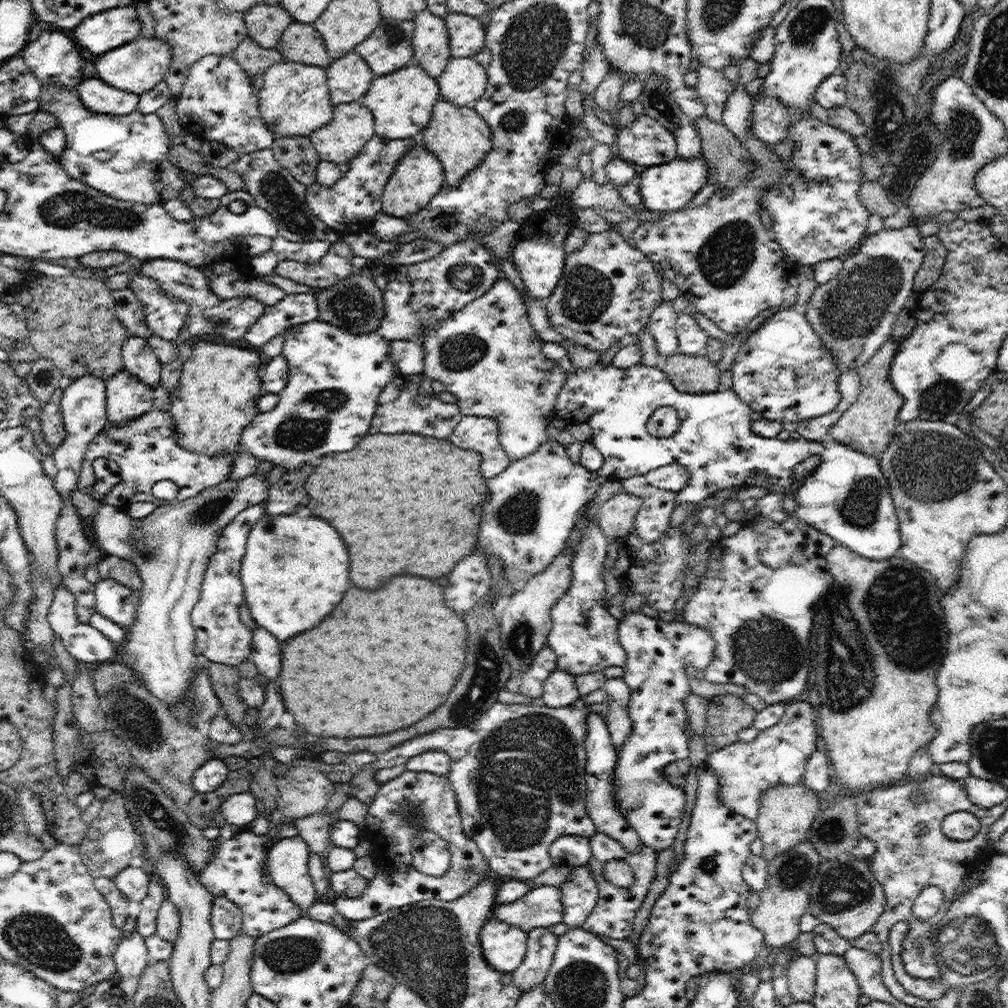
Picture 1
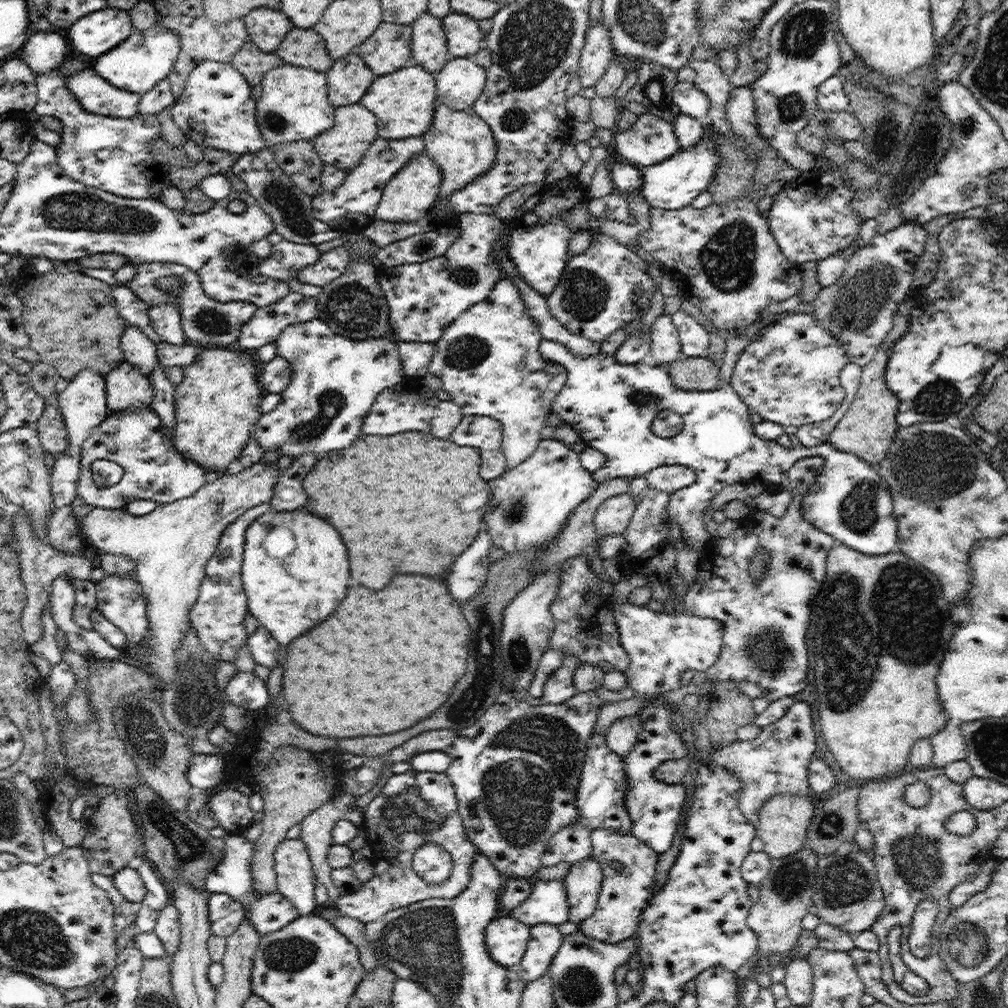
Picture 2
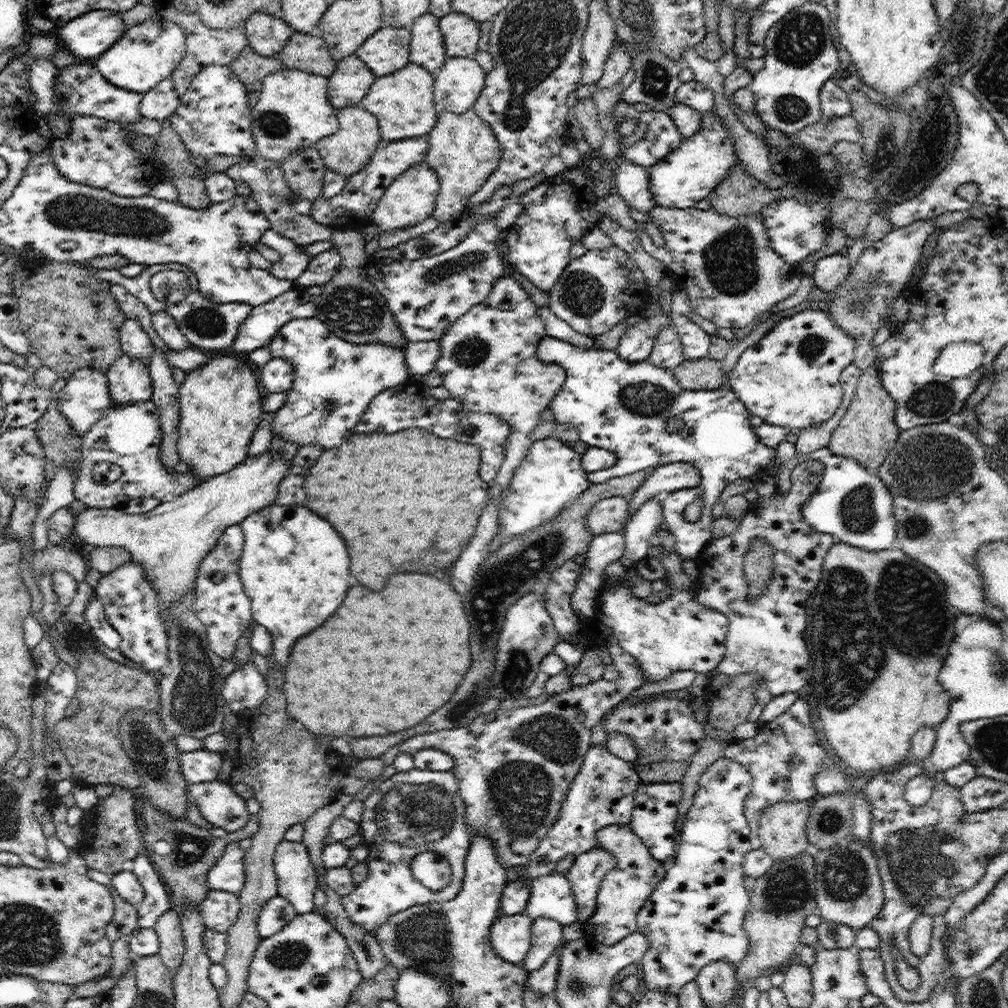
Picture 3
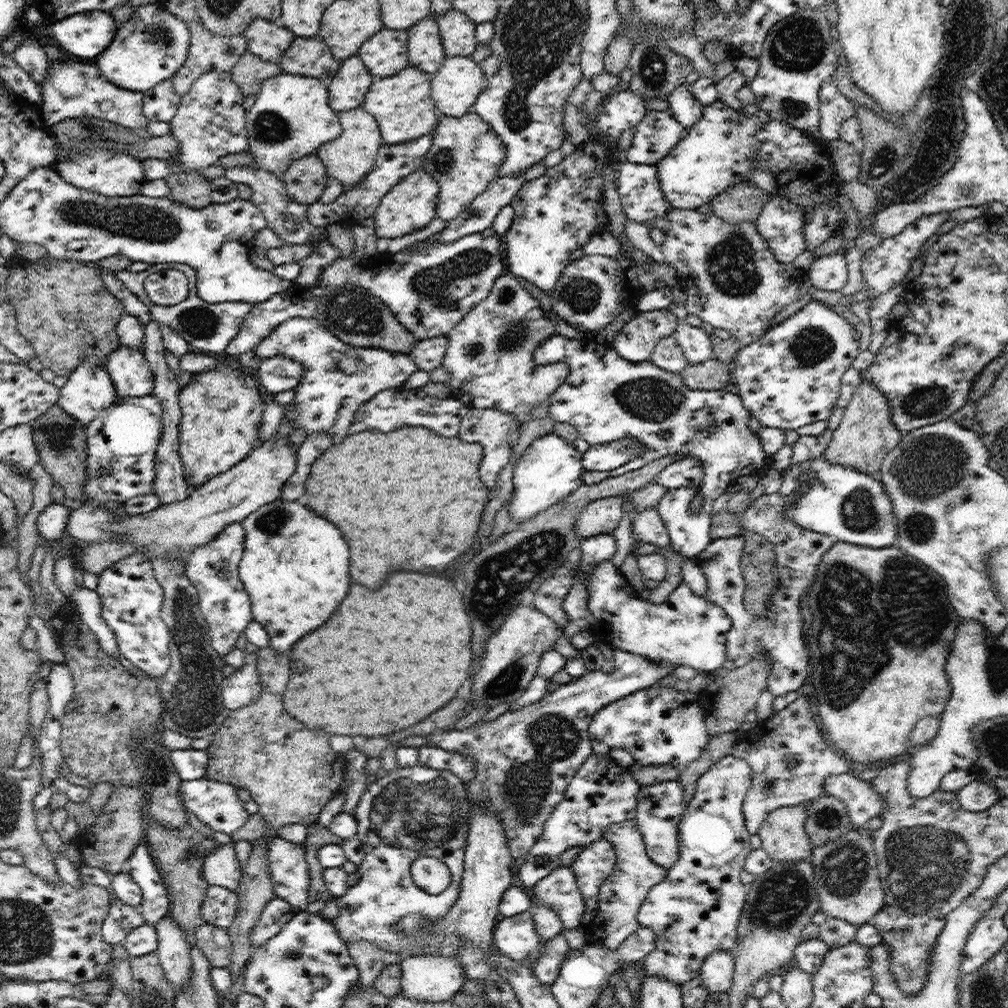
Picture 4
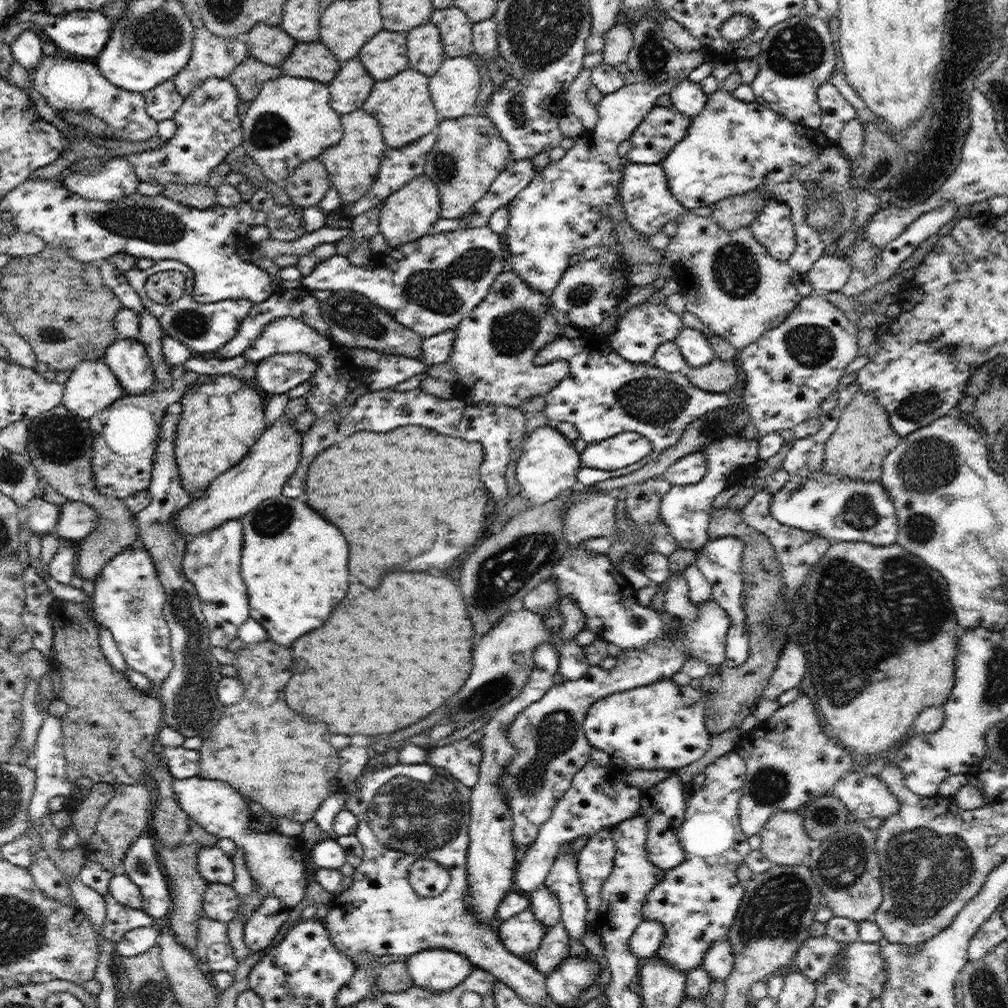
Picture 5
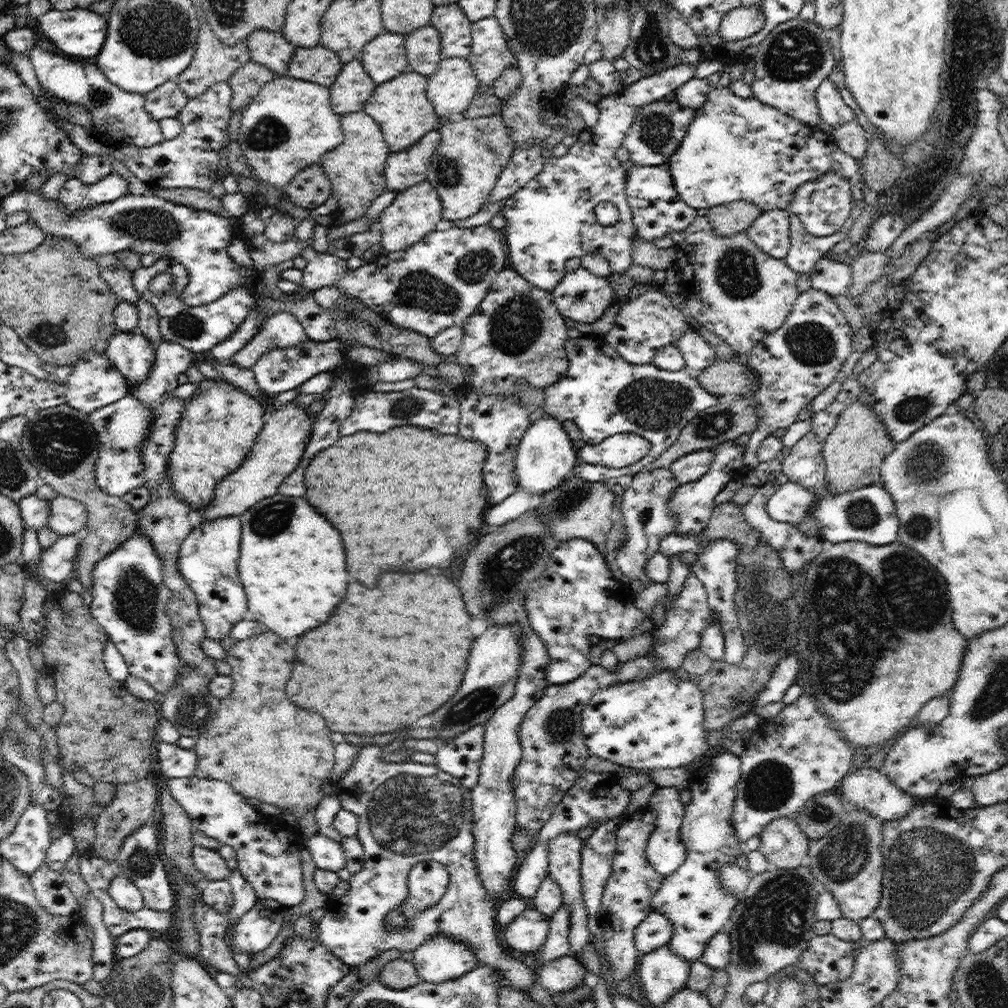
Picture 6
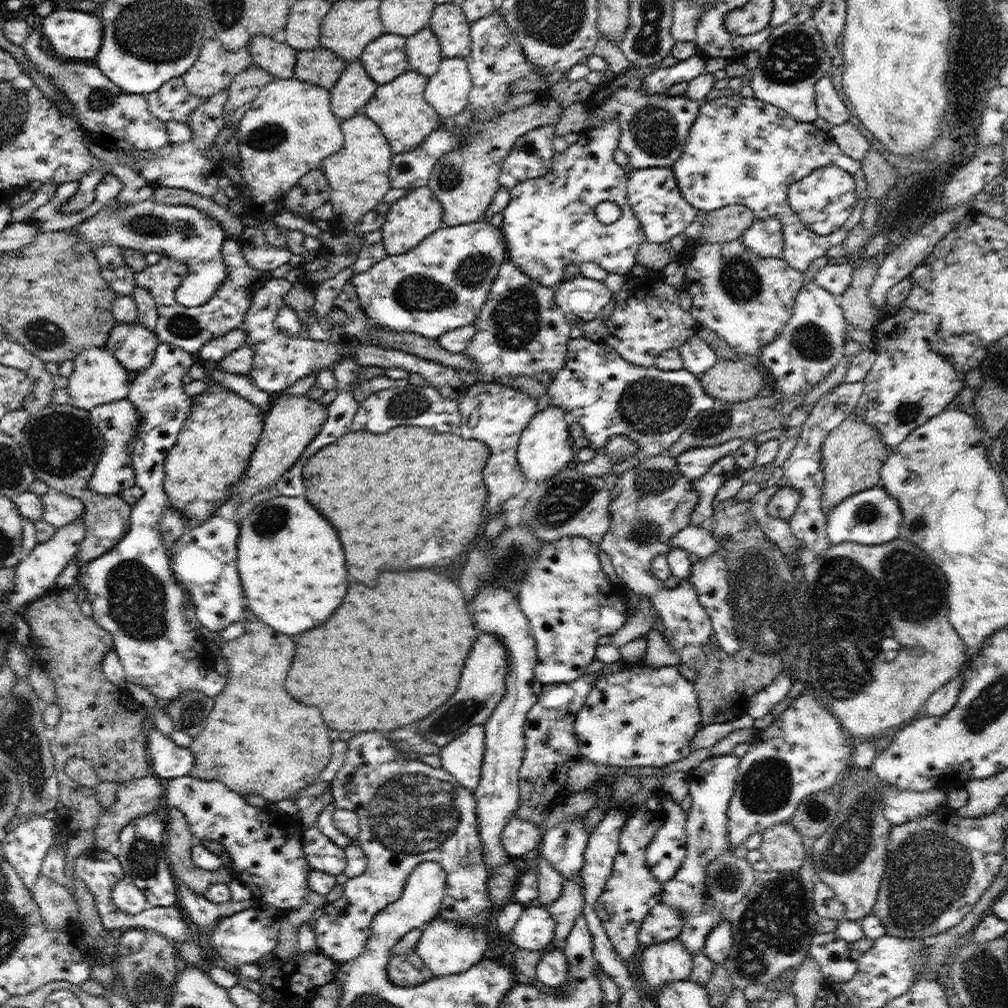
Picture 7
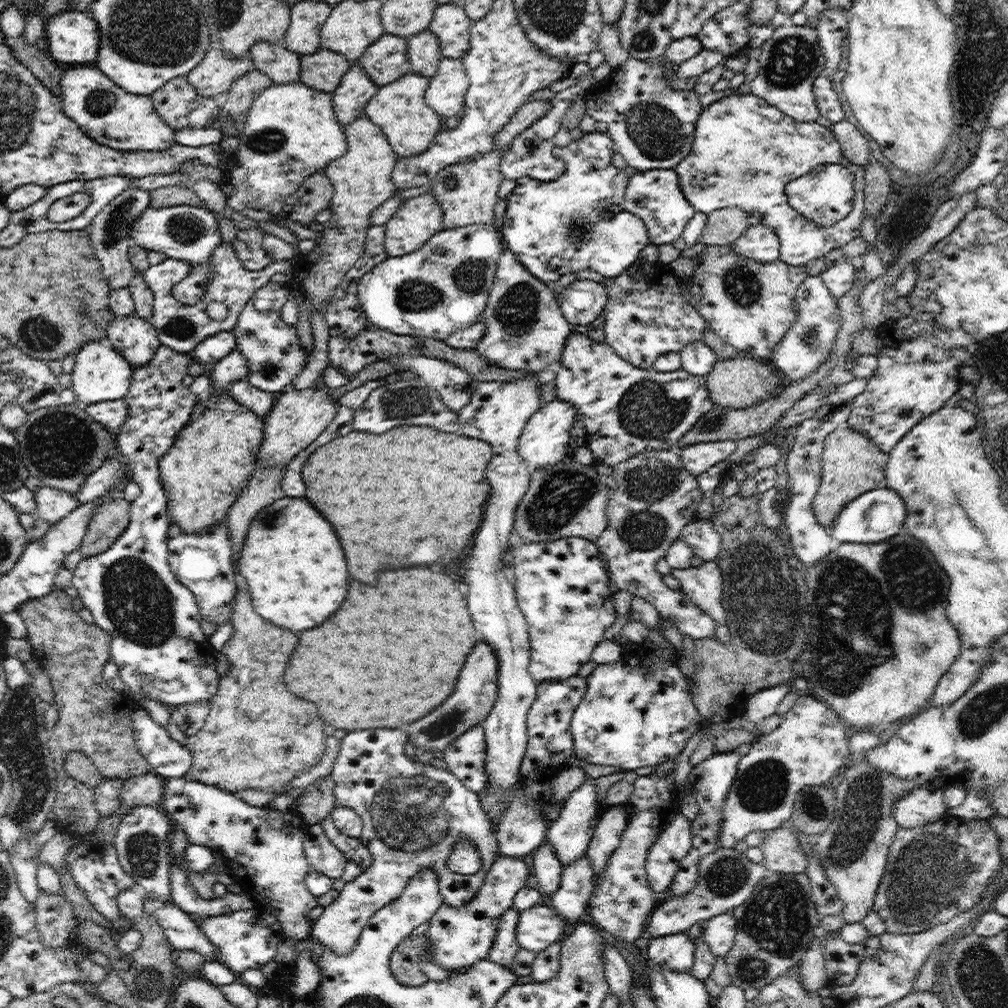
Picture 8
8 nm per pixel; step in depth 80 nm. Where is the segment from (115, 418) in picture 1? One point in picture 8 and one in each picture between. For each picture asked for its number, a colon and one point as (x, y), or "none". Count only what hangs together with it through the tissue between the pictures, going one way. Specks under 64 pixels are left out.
2: (128, 388)
3: (129, 381)
4: (132, 377)
5: (128, 358)
6: (131, 353)
7: (134, 345)
8: (136, 339)

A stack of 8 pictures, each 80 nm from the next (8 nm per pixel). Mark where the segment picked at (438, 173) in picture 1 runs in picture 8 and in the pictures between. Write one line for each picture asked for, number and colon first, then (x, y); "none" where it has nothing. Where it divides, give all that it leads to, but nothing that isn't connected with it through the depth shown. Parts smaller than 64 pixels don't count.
2: (411, 194)
3: (410, 198)
4: (410, 204)
5: (409, 213)
6: (414, 212)
7: (410, 219)
8: (419, 218)

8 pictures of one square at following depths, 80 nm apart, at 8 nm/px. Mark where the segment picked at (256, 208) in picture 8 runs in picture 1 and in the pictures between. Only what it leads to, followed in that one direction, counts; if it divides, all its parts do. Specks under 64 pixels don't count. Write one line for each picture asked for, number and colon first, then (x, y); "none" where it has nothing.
1: (294, 101)
2: (294, 105)
3: (293, 111)
4: (291, 117)
5: (290, 121)
6: (289, 124)
7: (290, 128)

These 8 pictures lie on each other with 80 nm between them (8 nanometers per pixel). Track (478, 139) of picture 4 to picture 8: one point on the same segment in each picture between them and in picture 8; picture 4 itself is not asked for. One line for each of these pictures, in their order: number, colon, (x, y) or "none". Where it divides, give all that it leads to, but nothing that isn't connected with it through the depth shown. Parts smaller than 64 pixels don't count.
5: (469, 153)
6: (464, 168)
7: (465, 181)
8: (467, 191)

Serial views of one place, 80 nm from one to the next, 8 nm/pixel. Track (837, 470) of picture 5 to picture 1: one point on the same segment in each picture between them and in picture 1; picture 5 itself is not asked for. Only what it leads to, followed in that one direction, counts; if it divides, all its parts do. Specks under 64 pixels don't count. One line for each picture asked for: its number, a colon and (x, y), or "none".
1: (868, 426)
2: (867, 429)
3: (868, 431)
4: (866, 433)

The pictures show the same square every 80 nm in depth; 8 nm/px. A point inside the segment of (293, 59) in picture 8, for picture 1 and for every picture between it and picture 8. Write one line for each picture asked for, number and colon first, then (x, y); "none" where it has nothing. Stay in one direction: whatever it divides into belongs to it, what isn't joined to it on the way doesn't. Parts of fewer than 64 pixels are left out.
1: (265, 23)
2: (266, 28)
3: (267, 35)
4: (267, 39)
5: (271, 45)
6: (270, 49)
7: (279, 59)

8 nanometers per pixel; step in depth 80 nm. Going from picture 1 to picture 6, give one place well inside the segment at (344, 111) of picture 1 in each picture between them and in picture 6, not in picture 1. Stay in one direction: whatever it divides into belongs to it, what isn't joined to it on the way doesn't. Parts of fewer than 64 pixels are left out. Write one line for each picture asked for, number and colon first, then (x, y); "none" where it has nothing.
2: (354, 129)
3: (346, 151)
4: (348, 158)
5: (353, 163)
6: (355, 168)

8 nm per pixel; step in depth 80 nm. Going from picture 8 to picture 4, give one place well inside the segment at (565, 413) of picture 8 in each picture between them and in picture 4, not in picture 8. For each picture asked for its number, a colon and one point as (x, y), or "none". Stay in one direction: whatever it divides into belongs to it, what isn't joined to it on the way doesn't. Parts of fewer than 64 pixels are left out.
4: (550, 469)
5: (549, 463)
6: (545, 457)
7: (545, 447)

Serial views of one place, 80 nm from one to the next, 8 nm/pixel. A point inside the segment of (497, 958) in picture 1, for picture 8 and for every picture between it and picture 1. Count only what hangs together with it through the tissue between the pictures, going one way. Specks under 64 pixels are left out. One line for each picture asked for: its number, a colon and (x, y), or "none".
2: (506, 938)
3: (510, 937)
4: (515, 937)
5: (522, 934)
6: (527, 932)
7: (534, 930)
8: (538, 927)

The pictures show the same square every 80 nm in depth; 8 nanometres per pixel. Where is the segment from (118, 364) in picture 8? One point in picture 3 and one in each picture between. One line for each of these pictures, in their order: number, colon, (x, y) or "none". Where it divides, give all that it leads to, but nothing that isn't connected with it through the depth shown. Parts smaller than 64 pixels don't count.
3: (86, 396)
4: (90, 390)
5: (91, 387)
6: (93, 383)
7: (98, 377)

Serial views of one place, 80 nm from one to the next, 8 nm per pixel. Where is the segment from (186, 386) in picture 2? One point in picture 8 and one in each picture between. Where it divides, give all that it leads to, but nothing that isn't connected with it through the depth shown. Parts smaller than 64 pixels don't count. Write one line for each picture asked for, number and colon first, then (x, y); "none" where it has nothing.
3: (220, 406)
4: (222, 409)
5: (221, 418)
6: (220, 423)
7: (212, 451)
8: (203, 473)

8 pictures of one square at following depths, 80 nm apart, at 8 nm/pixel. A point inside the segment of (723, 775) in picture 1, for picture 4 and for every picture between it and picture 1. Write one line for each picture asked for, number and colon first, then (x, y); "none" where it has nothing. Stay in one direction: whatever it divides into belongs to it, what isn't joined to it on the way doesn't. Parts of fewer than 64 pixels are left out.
2: (776, 762)
3: (783, 759)
4: (789, 758)

